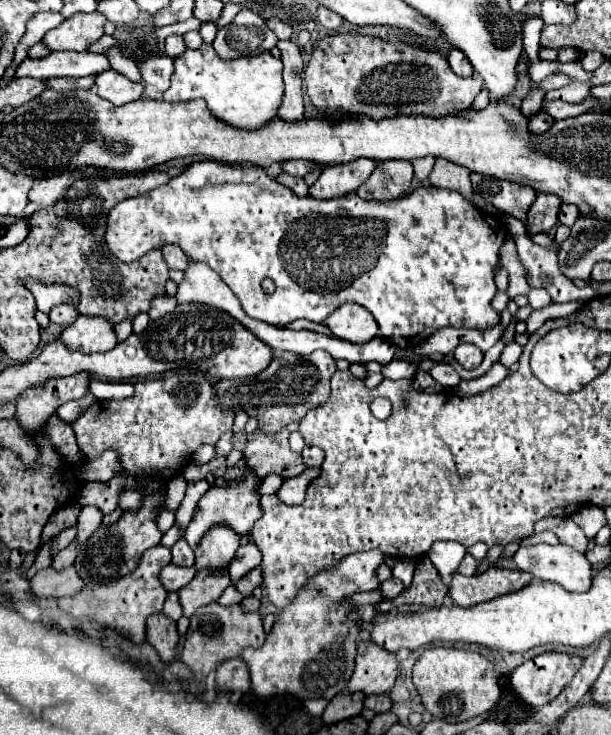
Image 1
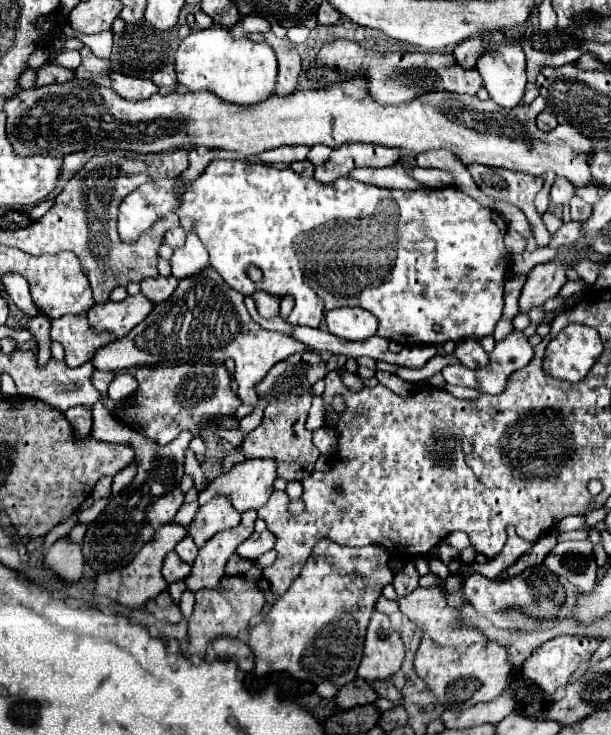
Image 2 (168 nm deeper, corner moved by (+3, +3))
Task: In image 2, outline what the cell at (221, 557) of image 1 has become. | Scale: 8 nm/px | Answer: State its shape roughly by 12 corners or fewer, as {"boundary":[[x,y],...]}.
{"boundary":[[226,497],[198,509],[188,535],[198,547],[238,527],[240,513]]}

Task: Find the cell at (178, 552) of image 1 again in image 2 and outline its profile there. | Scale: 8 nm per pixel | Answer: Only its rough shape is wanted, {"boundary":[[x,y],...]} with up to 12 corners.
{"boundary":[[190,535],[176,545],[178,557],[186,563],[194,563],[198,547]]}

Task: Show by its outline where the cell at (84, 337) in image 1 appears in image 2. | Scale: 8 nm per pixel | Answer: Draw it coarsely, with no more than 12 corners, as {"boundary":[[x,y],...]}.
{"boundary":[[142,293],[122,303],[96,303],[88,323],[124,337],[150,311]]}

